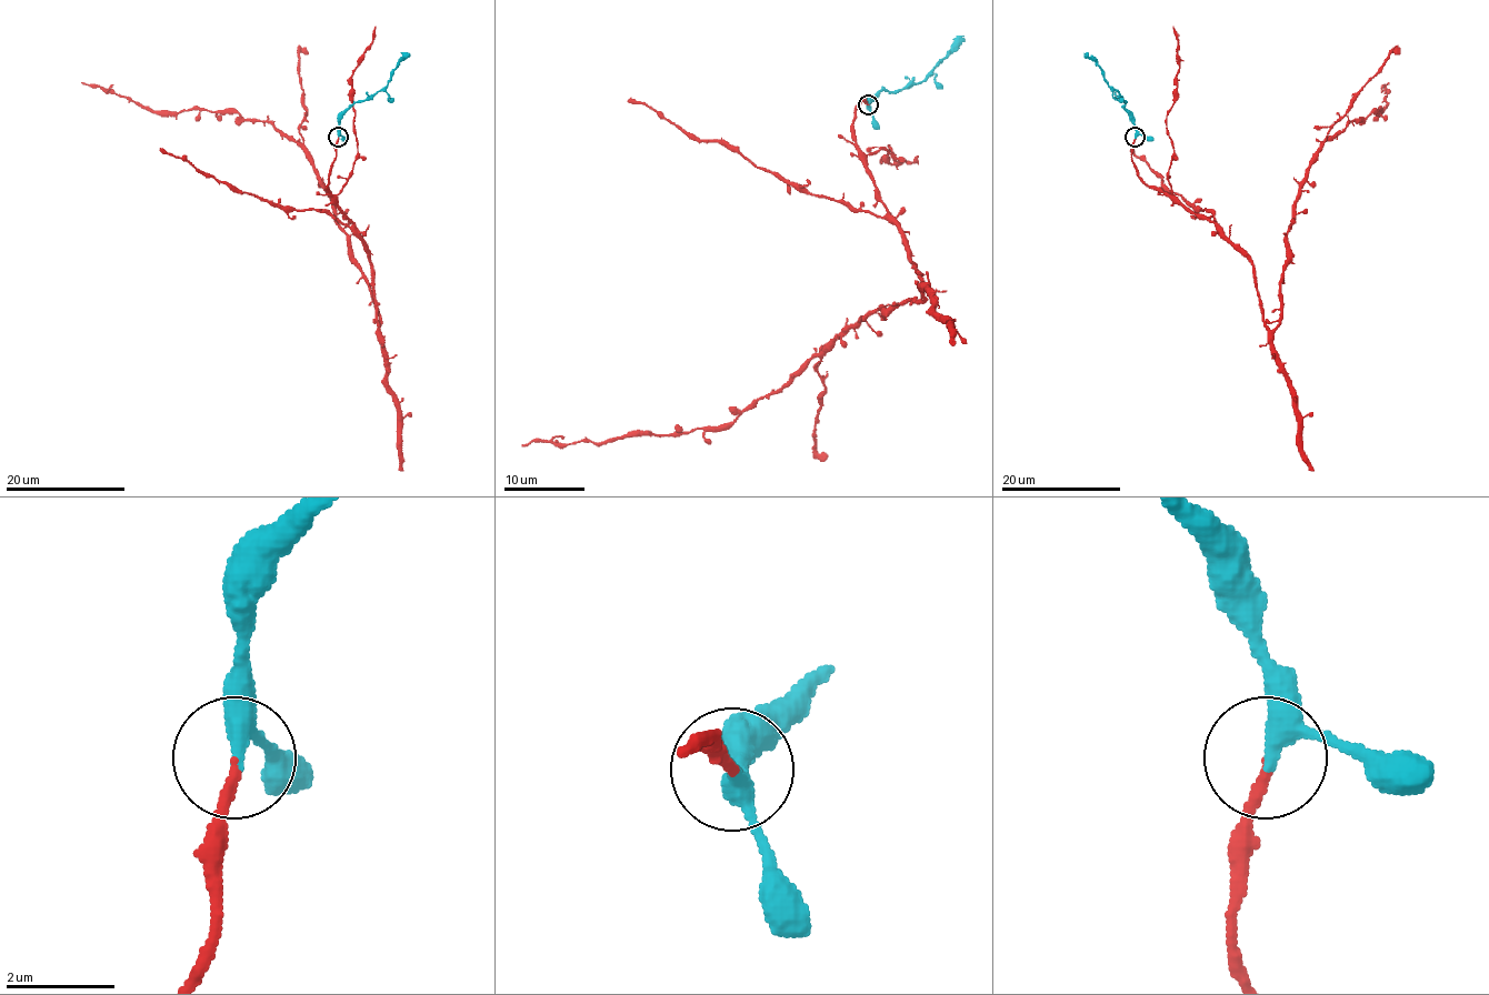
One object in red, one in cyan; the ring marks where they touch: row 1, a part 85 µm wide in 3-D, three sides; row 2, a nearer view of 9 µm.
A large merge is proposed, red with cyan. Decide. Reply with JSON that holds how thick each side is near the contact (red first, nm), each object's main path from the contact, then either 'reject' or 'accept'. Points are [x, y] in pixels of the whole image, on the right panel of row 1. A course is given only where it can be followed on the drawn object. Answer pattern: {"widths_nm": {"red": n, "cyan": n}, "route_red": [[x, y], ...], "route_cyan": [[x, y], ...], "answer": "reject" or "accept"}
{"widths_nm": {"red": 160, "cyan": 300}, "route_red": [[1136, 137], [1137, 173], [1243, 254], [1262, 318], [1277, 320], [1310, 159], [1380, 112], [1388, 82]], "route_cyan": [[1136, 137], [1133, 119], [1125, 110], [1120, 94], [1108, 84], [1103, 71], [1085, 52]], "answer": "accept"}

